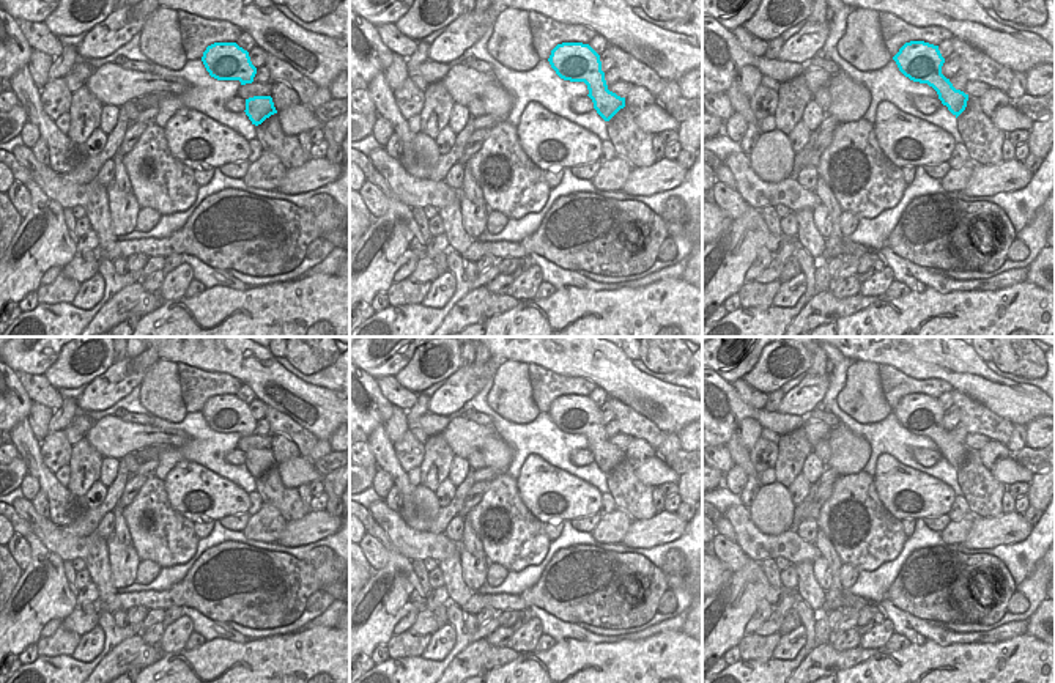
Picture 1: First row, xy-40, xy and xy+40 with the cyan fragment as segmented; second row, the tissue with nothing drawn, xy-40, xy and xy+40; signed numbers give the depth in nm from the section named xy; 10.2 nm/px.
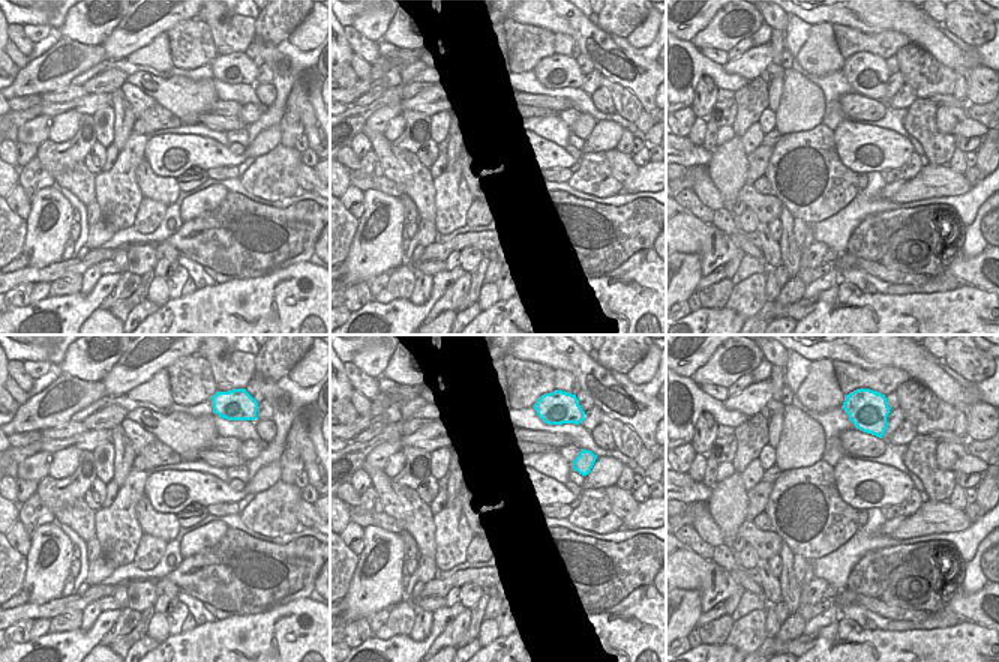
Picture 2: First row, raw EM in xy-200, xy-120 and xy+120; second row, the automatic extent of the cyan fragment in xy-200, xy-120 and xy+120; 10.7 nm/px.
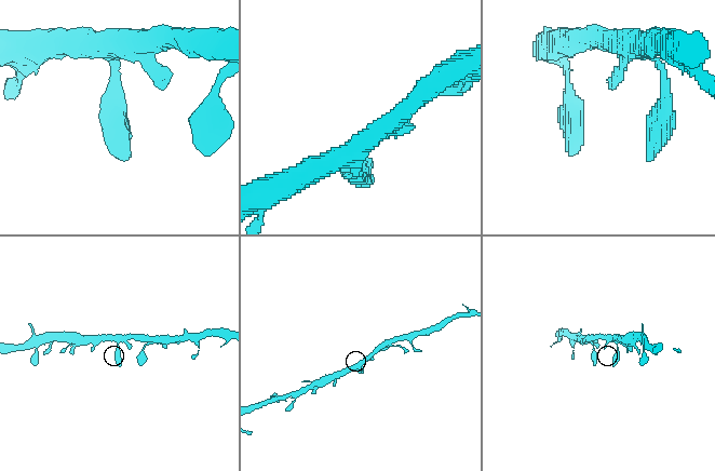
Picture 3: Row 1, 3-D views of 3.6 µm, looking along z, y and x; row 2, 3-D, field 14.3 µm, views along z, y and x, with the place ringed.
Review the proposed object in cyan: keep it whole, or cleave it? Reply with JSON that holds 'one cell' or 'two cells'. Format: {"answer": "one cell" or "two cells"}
{"answer": "one cell"}

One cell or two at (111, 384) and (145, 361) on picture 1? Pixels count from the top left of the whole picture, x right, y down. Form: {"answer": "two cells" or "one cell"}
{"answer": "one cell"}

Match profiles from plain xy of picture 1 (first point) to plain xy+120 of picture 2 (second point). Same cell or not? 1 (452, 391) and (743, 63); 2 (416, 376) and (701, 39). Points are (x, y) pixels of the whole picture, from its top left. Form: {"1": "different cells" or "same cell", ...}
{"1": "same cell", "2": "same cell"}

